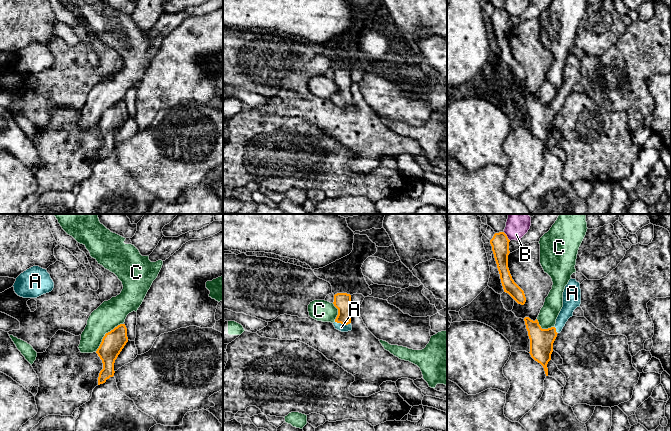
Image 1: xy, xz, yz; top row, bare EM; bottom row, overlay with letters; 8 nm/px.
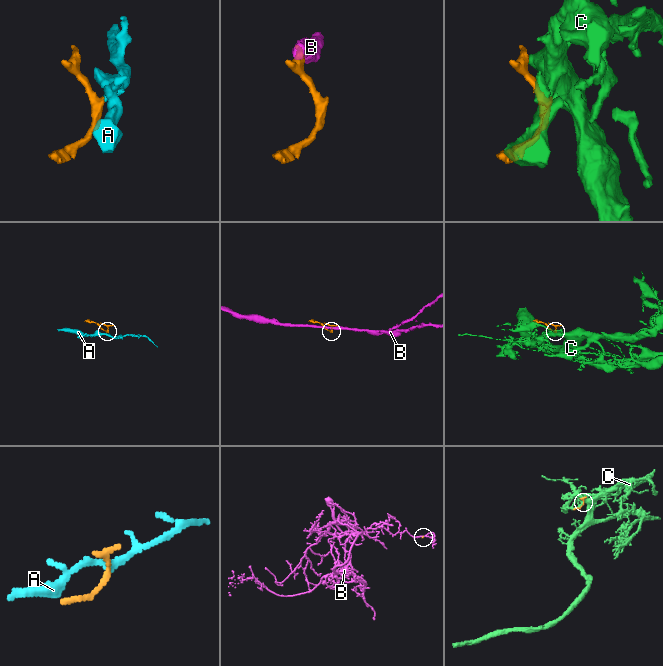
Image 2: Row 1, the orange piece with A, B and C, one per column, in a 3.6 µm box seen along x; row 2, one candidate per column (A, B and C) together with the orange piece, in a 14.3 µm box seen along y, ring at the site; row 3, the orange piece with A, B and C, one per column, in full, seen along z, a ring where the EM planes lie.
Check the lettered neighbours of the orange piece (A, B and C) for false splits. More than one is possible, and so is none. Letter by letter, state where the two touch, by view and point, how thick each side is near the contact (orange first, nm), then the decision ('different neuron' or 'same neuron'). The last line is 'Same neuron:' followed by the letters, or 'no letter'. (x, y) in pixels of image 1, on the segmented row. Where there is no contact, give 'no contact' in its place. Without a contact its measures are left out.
A: xz (343, 323) | 140/60 nm | same neuron
B: yz (506, 236) | 140/190 nm | different neuron
C: xy (105, 334) | 180/220 nm | different neuron
Same neuron: A

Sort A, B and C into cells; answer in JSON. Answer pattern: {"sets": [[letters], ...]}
{"sets": [["A"], ["B"], ["C"]]}

